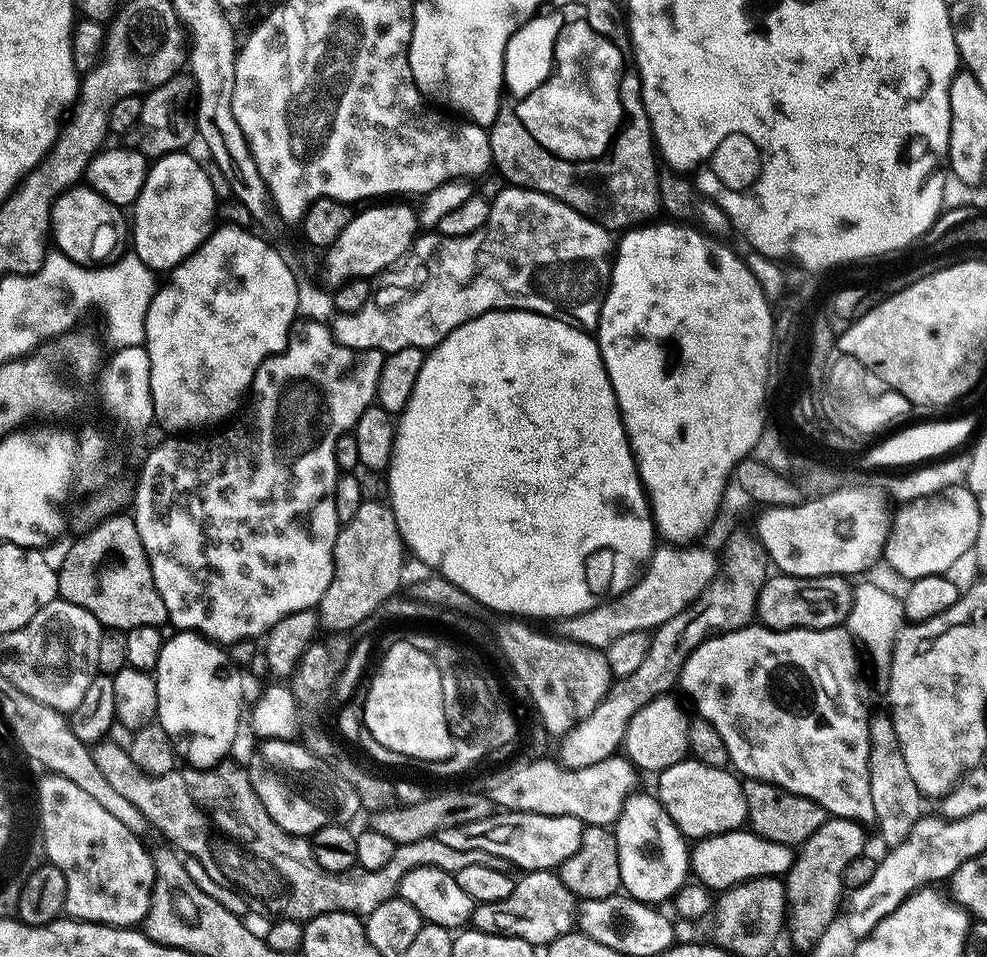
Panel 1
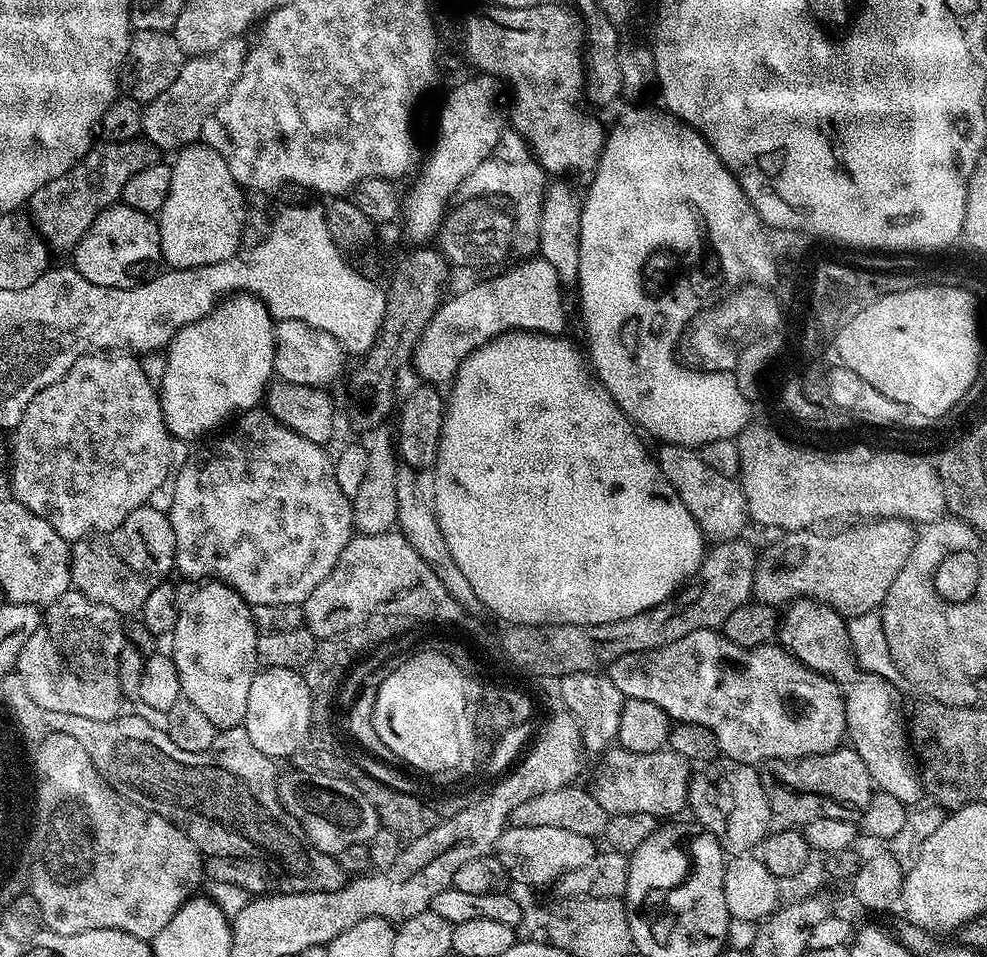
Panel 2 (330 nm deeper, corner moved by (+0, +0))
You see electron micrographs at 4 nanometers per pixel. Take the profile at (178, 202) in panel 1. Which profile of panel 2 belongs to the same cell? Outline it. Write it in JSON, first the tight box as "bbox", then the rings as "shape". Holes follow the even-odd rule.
{"bbox":[158,143,246,270],"shape":[[[207,143],[190,144],[186,148],[179,149],[175,156],[176,160],[171,161],[170,194],[166,194],[166,202],[158,213],[160,255],[163,263],[169,269],[179,270],[226,262],[231,256],[237,255],[242,248],[240,231],[244,225],[246,211],[245,193],[234,178],[234,174],[230,174],[230,166],[226,166],[222,154],[208,147]]]}

